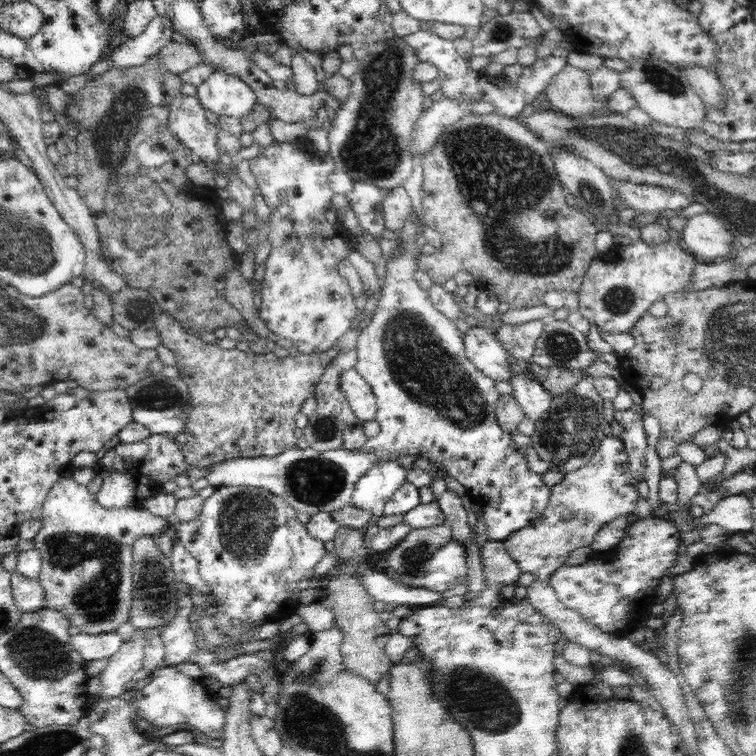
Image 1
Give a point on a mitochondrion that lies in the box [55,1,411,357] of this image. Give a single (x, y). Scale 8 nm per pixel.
(373, 148)

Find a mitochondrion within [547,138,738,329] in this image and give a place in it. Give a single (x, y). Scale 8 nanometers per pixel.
(619, 299)

